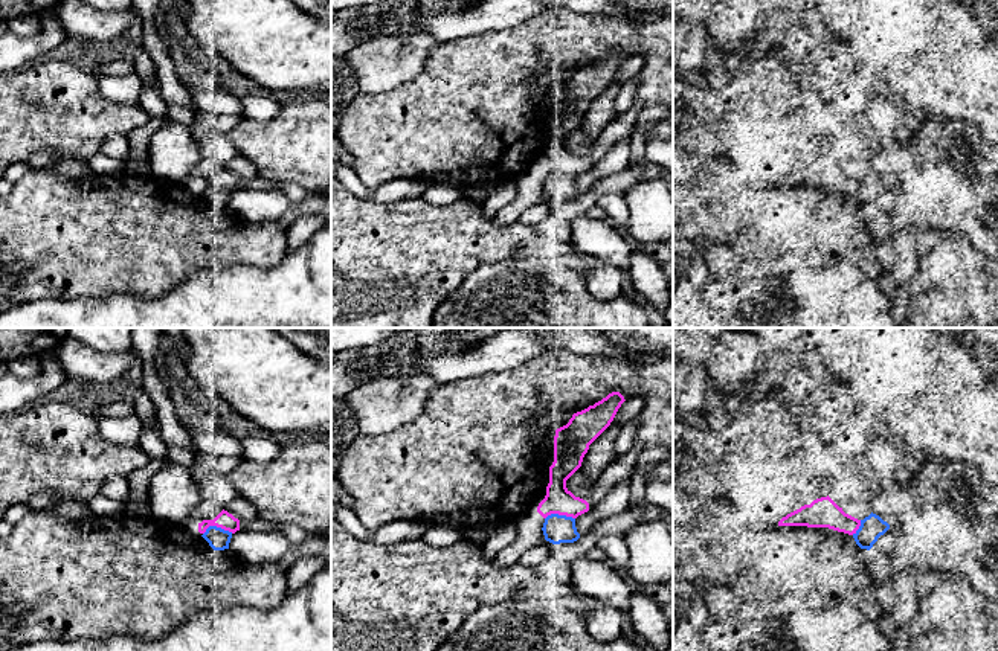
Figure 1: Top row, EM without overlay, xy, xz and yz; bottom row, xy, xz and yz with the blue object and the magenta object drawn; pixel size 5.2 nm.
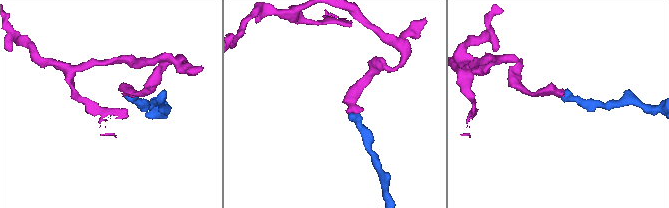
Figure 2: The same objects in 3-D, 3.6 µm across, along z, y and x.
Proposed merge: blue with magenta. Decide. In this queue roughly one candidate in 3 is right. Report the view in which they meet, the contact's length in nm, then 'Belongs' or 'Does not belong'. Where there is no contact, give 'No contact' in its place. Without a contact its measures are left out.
Touches blue in xy. Shared border 160 nm. Belongs

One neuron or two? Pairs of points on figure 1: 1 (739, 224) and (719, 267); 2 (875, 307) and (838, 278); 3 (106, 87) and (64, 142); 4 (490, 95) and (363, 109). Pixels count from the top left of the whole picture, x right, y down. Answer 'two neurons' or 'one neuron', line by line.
1: two neurons
2: one neuron
3: two neurons
4: one neuron

